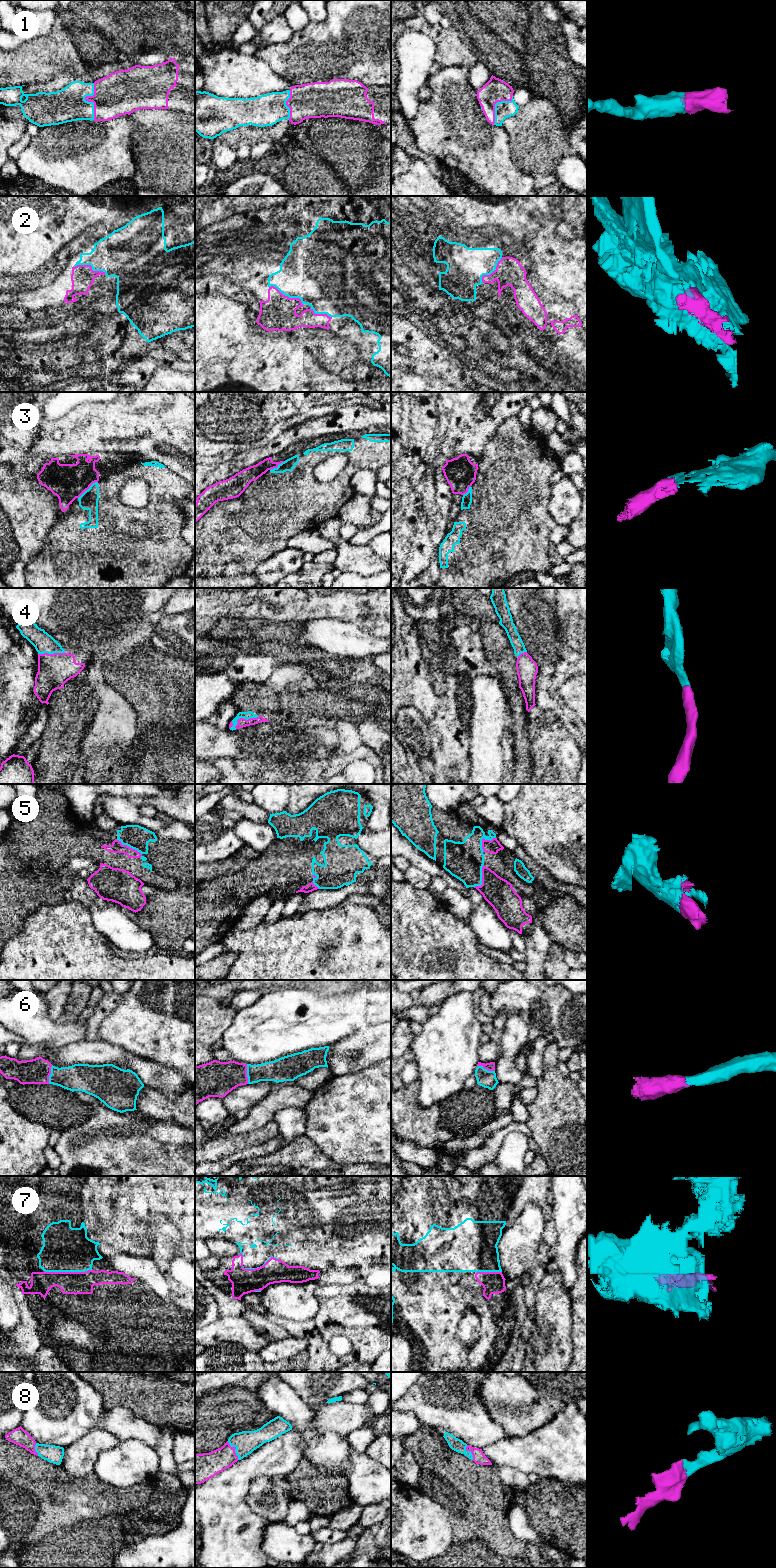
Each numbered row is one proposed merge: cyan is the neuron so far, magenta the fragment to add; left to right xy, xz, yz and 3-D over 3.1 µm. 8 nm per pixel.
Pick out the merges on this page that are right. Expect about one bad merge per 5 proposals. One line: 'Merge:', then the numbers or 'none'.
Merge: 1, 2, 4, 5, 6, 7, 8

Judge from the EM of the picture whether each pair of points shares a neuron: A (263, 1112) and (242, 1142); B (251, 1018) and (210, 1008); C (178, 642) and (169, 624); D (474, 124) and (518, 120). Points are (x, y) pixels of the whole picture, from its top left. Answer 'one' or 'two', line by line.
A: two
B: two
C: one
D: two

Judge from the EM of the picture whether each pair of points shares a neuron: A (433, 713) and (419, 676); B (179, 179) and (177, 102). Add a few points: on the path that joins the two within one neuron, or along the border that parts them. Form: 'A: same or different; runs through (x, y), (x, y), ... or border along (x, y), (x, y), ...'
A: same; runs through (433, 704), (433, 694), (428, 685)
B: different; border along (169, 108), (184, 113)

